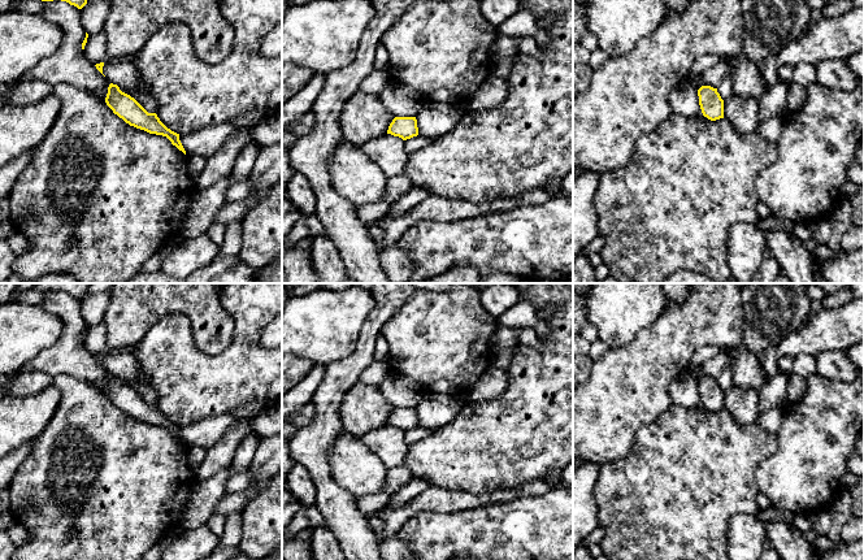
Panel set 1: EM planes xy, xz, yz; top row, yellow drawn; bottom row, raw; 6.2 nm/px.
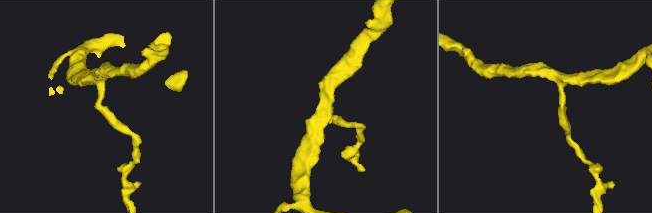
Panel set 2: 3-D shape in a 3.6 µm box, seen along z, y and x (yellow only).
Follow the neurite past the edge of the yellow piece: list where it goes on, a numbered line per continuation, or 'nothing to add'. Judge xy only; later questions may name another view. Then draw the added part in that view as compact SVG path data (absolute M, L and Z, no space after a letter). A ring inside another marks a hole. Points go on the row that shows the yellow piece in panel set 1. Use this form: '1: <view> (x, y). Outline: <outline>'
1: xy (190, 95). Outline: M221 0L220 8L234 29L234 44L225 61L209 66L203 62L195 53L190 27L175 22L155 32L131 64L156 100L160 121L179 135L253 112L266 117L282 113L282 55L268 58L260 52L265 35L282 23L282 0Z

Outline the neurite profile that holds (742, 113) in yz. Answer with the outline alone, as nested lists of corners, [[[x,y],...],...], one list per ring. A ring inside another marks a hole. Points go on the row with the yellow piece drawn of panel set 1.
[[[731,95],[724,101],[724,117],[741,135],[756,133],[759,121],[759,100]]]

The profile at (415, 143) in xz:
[[[417,135],[411,139],[404,140],[404,147],[405,147],[407,152],[412,153],[412,152],[416,152],[416,151],[429,146],[433,142],[434,142],[433,138],[425,138],[425,136]]]

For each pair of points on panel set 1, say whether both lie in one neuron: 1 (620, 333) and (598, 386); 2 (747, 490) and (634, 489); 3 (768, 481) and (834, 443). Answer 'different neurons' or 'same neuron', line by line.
1: different neurons
2: same neuron
3: same neuron

